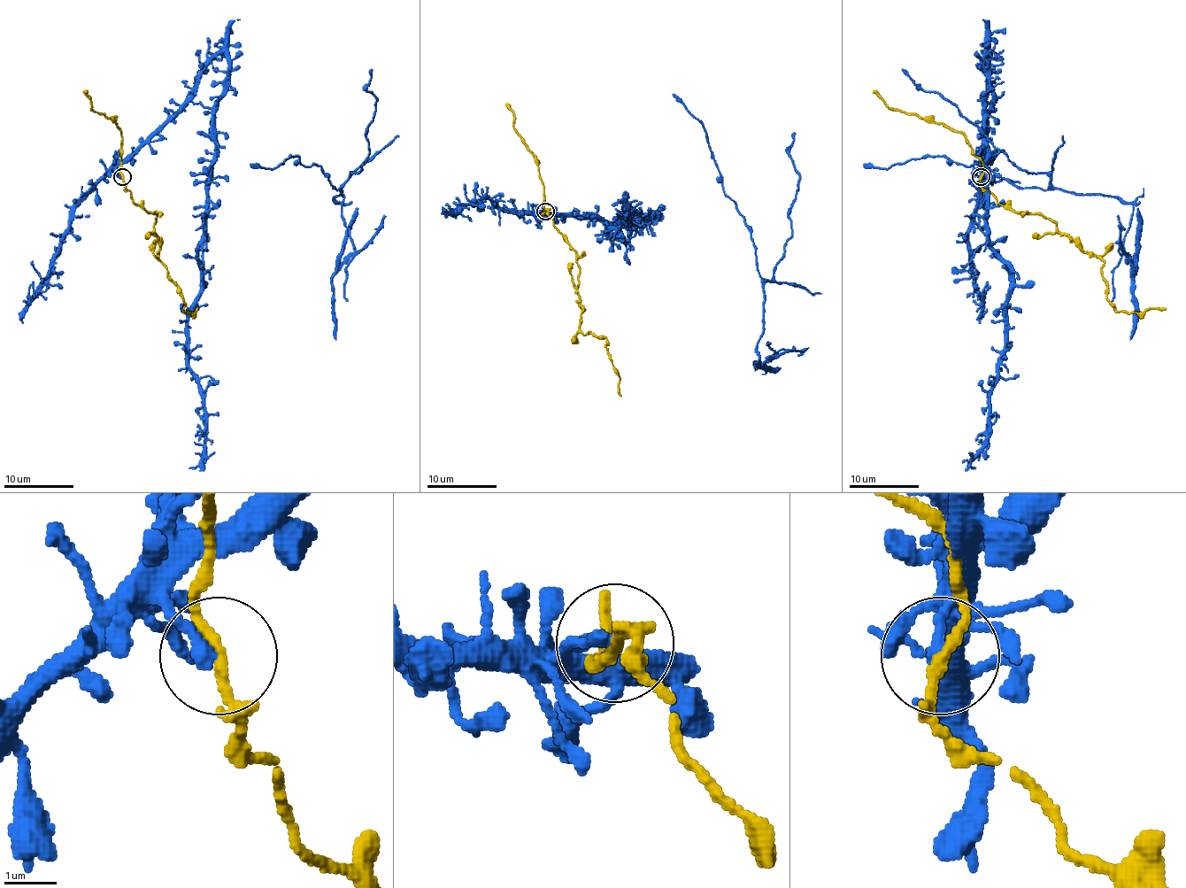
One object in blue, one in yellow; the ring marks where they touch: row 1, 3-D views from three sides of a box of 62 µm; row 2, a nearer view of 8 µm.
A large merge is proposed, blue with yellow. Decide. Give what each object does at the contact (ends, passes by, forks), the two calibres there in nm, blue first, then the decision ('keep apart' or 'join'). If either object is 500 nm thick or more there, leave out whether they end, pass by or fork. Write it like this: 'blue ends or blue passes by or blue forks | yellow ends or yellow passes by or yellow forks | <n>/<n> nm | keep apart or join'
blue ends | yellow passes by | 280/200 nm | keep apart

